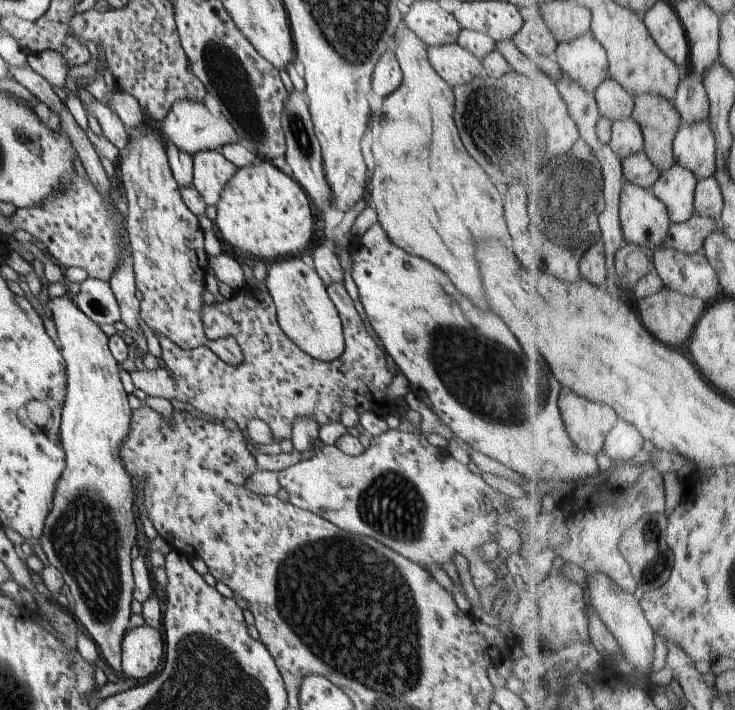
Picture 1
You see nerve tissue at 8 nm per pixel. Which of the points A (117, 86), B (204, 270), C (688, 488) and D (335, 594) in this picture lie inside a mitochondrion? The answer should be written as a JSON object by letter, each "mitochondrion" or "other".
{"A":"other","B":"other","C":"other","D":"mitochondrion"}

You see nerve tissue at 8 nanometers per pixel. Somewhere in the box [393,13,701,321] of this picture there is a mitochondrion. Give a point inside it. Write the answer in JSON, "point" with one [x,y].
{"point":[565,218]}

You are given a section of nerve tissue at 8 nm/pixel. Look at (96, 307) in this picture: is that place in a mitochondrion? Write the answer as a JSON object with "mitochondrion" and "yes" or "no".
{"mitochondrion":"no"}

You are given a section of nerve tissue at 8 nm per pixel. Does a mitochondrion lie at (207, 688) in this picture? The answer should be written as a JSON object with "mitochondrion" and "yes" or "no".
{"mitochondrion":"yes"}

